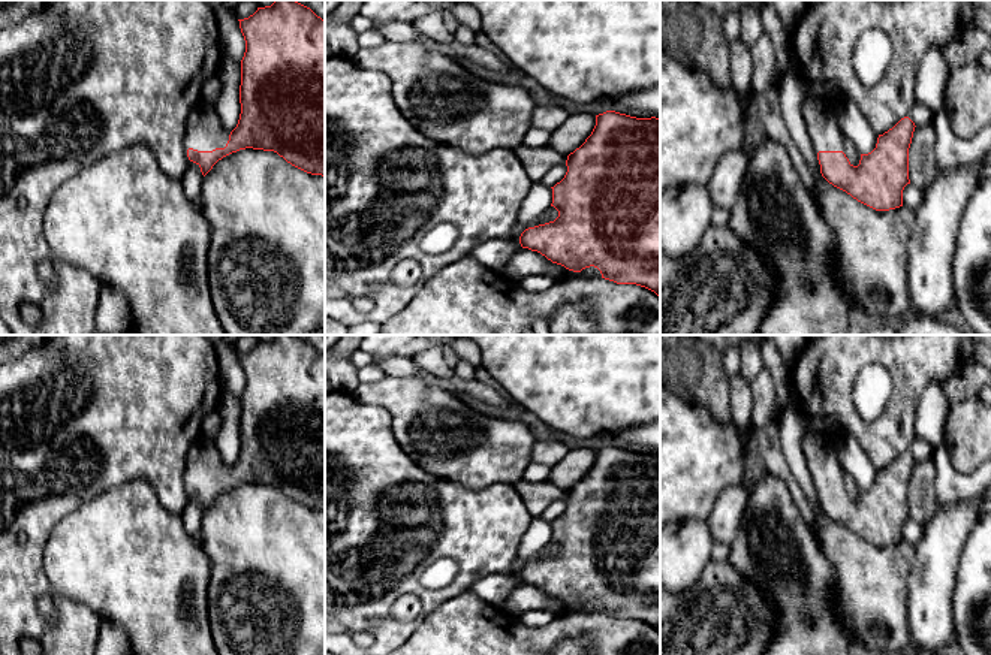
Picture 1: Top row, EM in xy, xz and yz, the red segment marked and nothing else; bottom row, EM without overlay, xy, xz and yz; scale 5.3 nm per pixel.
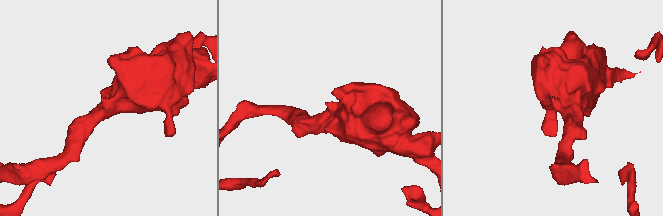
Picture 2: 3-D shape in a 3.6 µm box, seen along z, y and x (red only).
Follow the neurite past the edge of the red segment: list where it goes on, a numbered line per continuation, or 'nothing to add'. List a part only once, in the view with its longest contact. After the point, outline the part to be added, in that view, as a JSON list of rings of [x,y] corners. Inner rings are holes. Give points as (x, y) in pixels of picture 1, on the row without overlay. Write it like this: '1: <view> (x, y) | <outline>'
1: xy (204, 467) | [[[199,437],[189,452],[184,468],[184,485],[213,486],[225,483],[231,467],[220,461],[214,440]]]

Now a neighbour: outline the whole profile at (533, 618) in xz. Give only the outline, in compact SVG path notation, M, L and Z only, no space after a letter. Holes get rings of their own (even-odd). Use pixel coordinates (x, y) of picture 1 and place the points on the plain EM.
M528 610L518 616L518 621L531 628L540 628L557 618L557 613L549 610Z

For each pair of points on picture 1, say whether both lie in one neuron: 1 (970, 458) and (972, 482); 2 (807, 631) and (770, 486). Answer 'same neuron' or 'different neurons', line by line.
1: different neurons
2: same neuron

